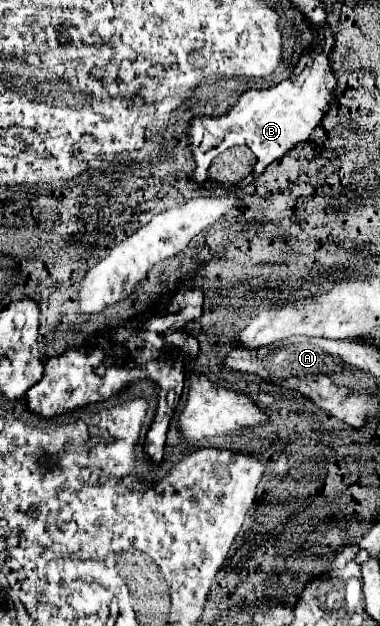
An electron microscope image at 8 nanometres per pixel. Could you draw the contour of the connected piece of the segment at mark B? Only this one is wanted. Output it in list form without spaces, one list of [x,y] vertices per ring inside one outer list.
[[[313,20],[307,22],[311,24],[311,28],[315,28],[313,40],[317,42],[313,42],[301,54],[291,78],[267,90],[245,90],[239,96],[239,100],[227,110],[227,114],[221,116],[195,114],[189,120],[187,142],[195,158],[193,174],[189,176],[191,184],[201,186],[201,182],[207,178],[211,158],[225,152],[231,146],[249,146],[253,150],[253,154],[257,156],[255,166],[259,176],[271,162],[281,158],[289,148],[293,148],[301,140],[307,140],[313,128],[321,122],[335,94],[335,78],[329,68],[329,50],[333,48],[333,36],[325,26],[315,24]]]

